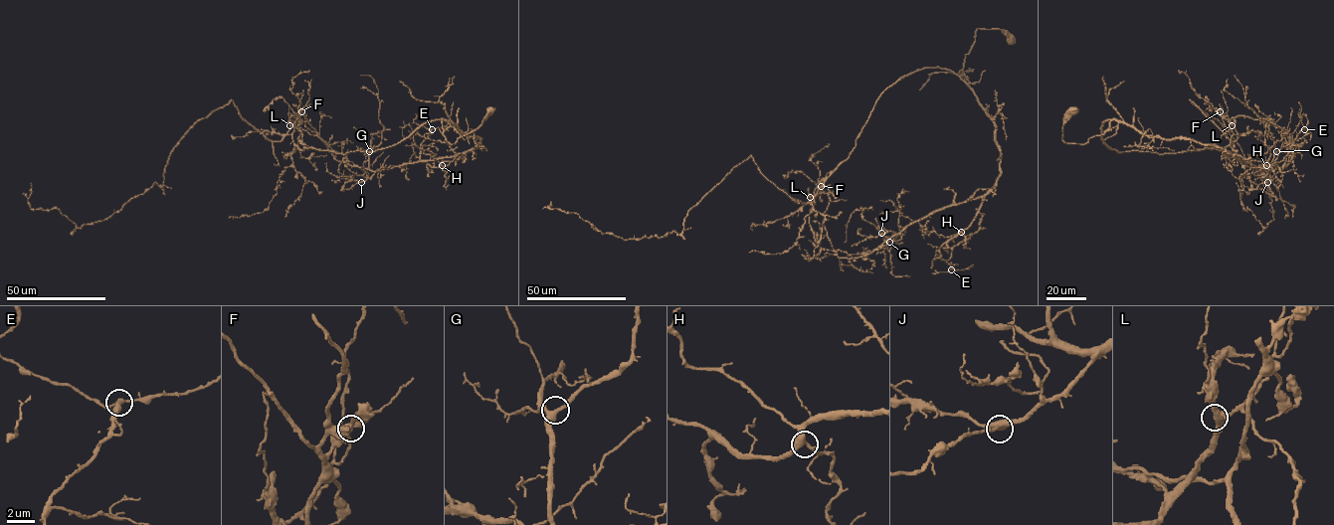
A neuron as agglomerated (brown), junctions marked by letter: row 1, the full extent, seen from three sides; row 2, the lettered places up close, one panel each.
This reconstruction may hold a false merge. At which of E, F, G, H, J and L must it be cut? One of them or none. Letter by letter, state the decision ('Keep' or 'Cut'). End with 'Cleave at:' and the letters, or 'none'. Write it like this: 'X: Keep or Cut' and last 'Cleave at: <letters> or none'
E: Keep
F: Cut
G: Keep
H: Keep
J: Keep
L: Keep
Cleave at: F

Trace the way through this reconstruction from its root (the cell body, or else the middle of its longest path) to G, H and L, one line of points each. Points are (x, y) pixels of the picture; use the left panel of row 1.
G: (490, 109), (478, 127), (455, 143), (444, 135), (448, 122), (480, 139), (466, 152), (371, 170), (369, 151)
H: (490, 109), (478, 127), (455, 143), (444, 135), (448, 122), (480, 141), (442, 165)
L: (490, 109), (455, 143), (434, 119), (371, 152), (318, 150), (289, 125)

